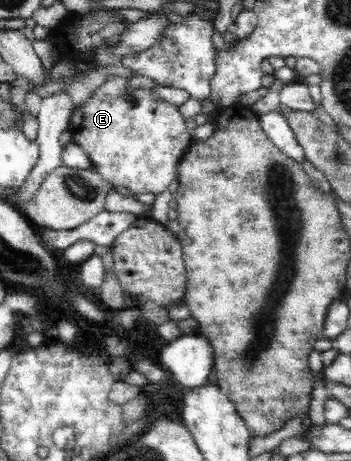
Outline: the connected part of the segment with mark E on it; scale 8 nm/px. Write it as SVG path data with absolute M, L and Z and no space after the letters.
M118 76L109 77L84 106L74 108L69 121L70 130L78 130L70 132L71 140L84 149L94 170L113 188L123 186L133 195L150 193L156 196L166 191L168 185L175 180L178 160L193 140L176 105L156 99L150 89L128 88L126 79Z

